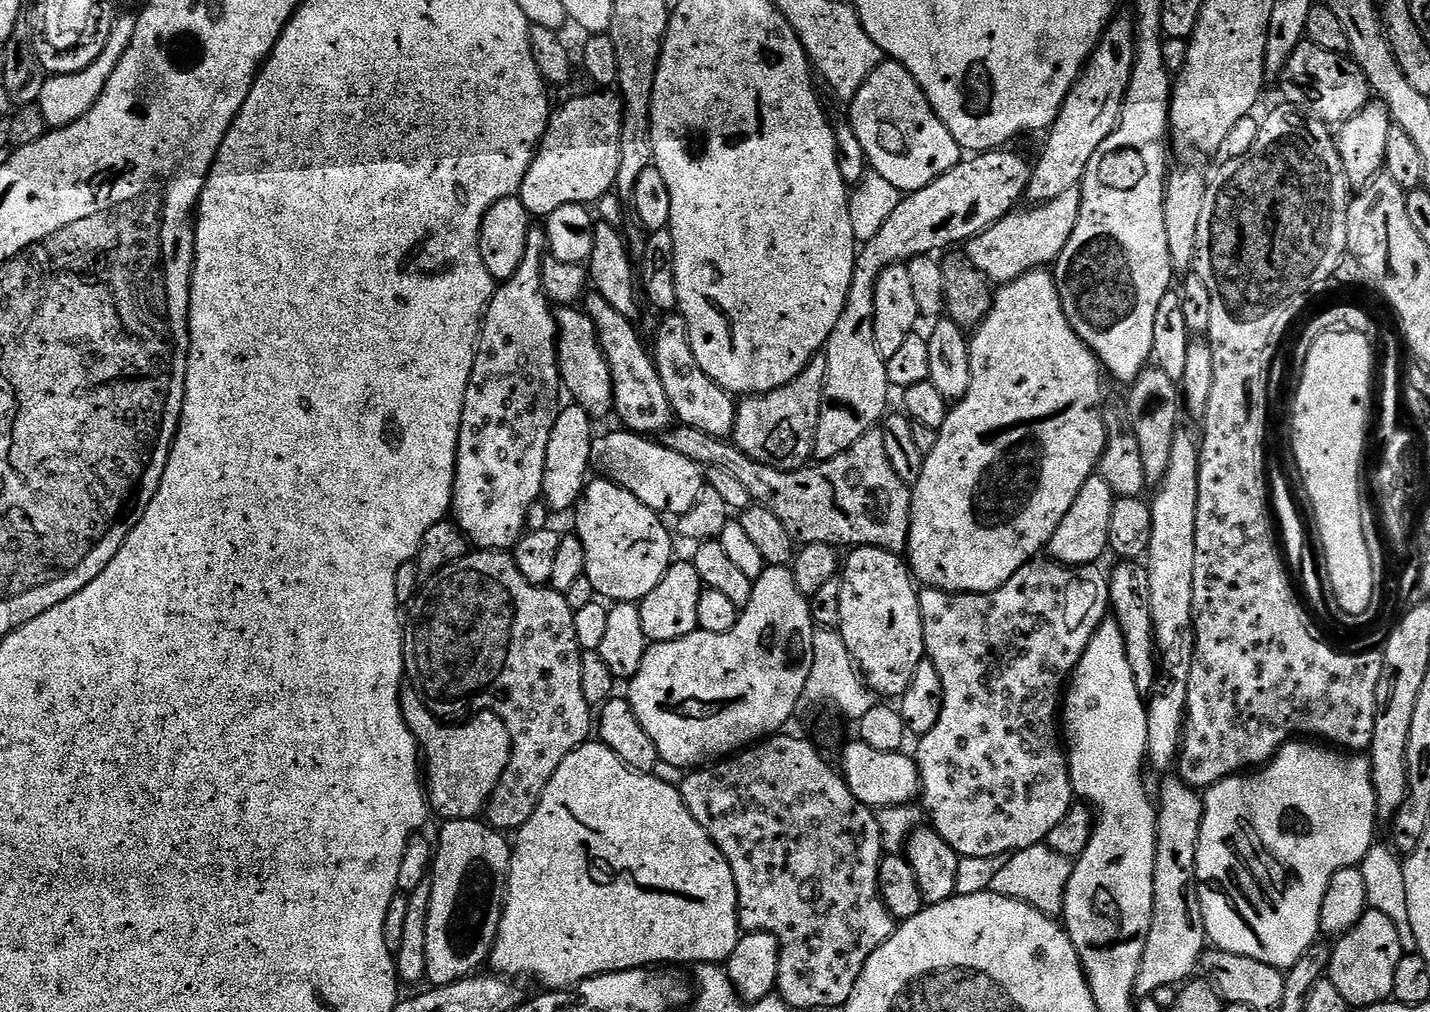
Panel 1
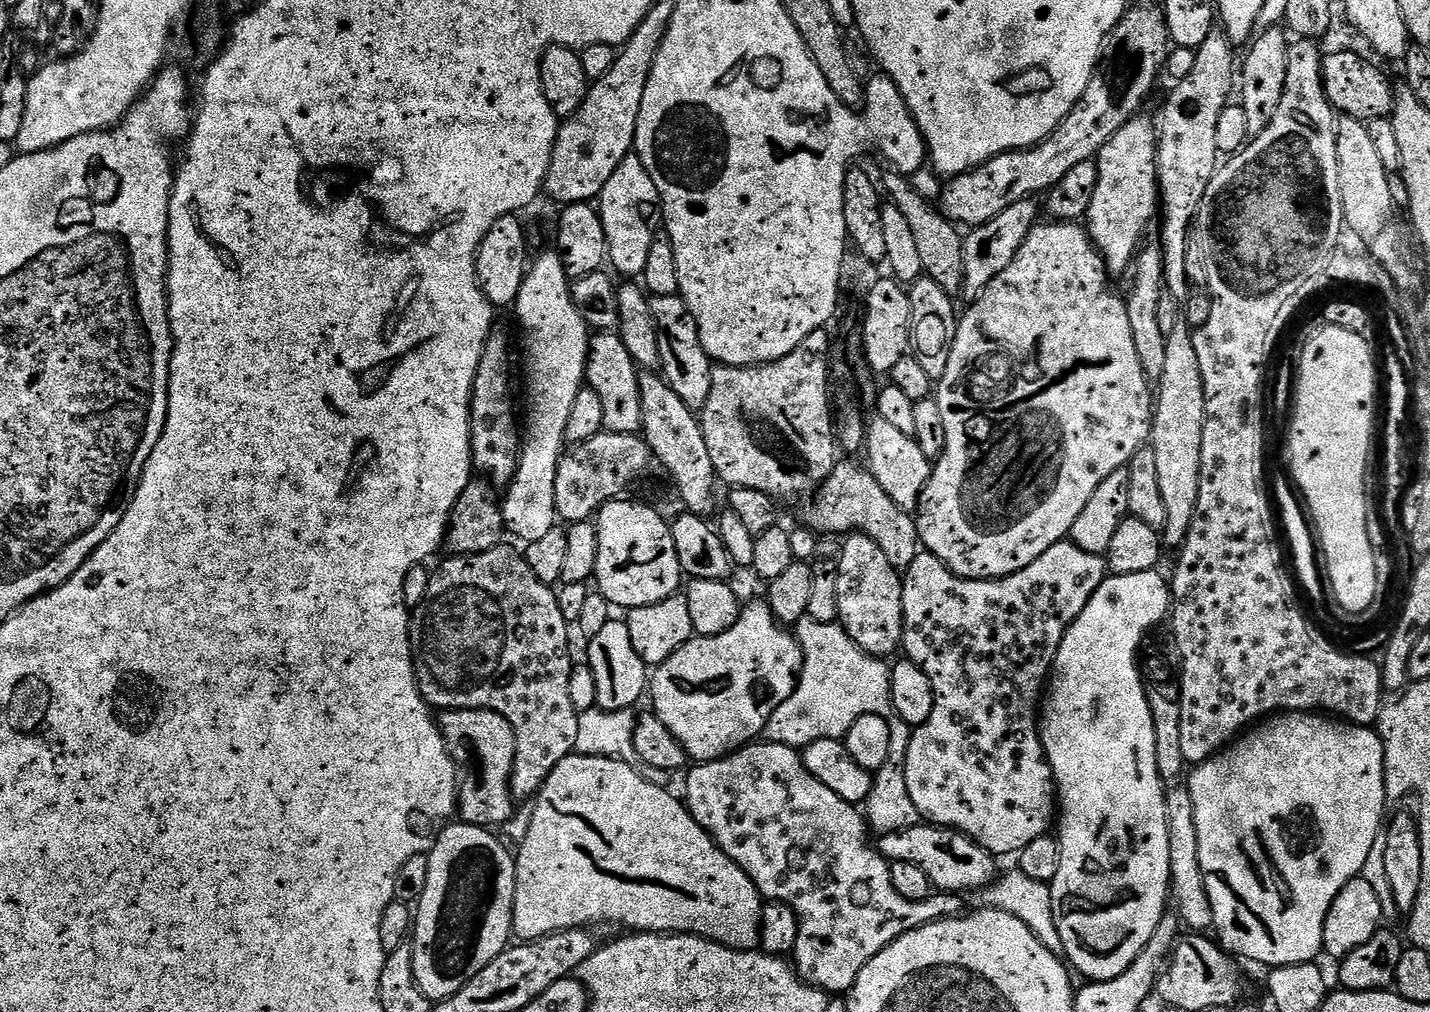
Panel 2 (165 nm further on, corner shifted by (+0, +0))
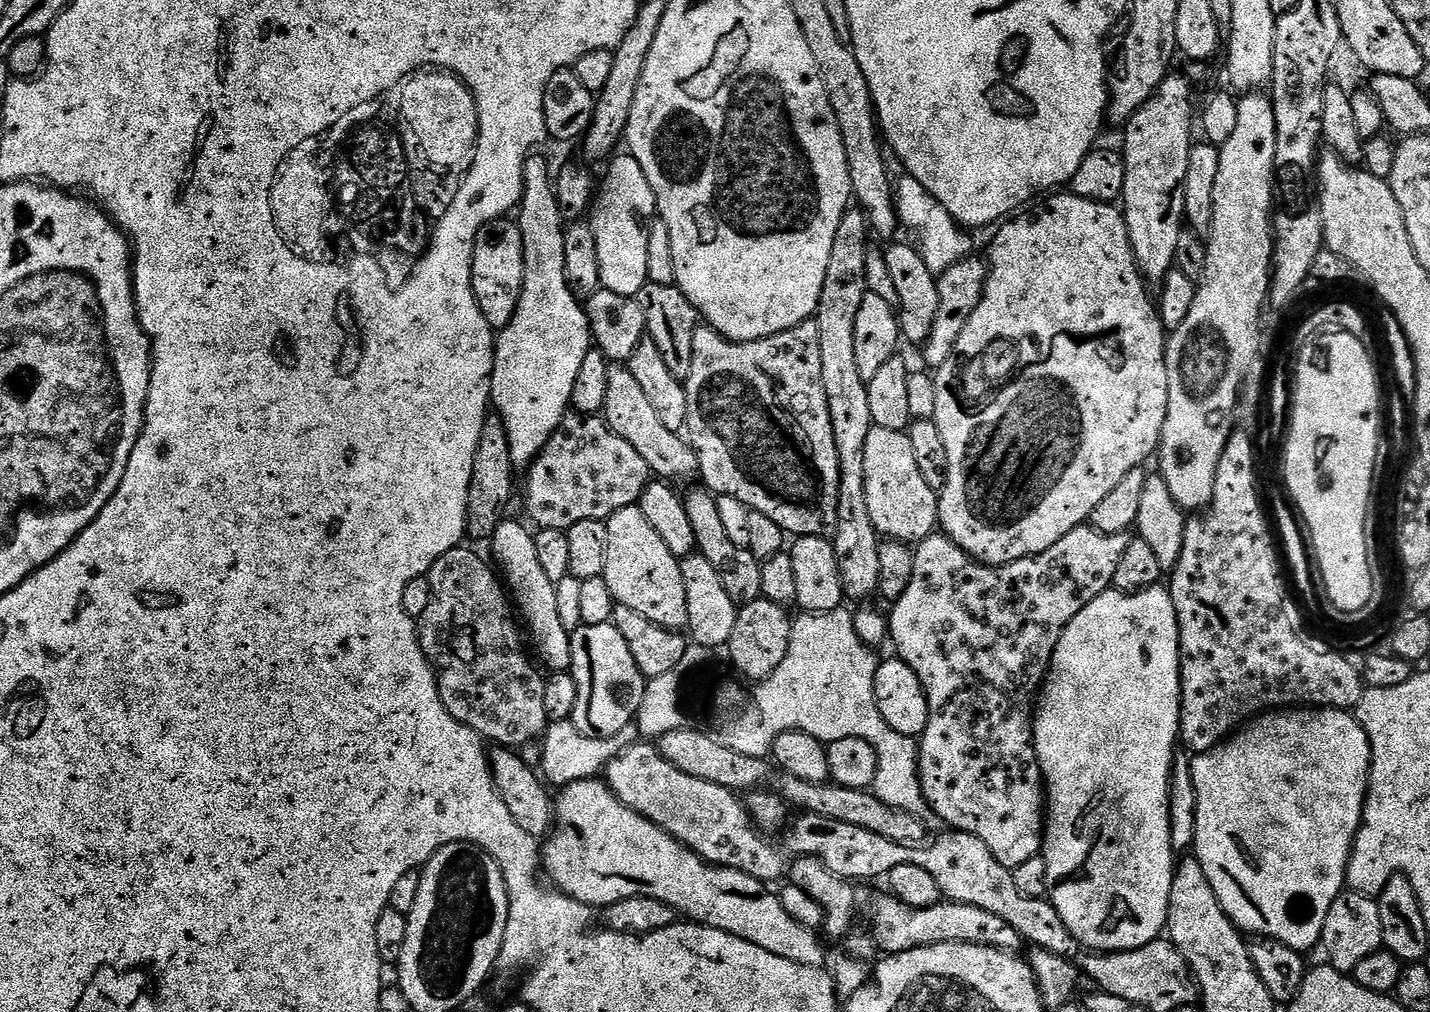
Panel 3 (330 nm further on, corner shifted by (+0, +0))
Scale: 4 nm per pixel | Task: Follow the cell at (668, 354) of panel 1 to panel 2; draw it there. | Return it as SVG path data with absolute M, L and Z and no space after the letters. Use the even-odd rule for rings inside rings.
M652 296L652 317L654 326L658 326L658 350L660 351L660 367L664 381L686 402L686 406L693 410L699 410L706 406L706 400L710 398L710 382L712 381L713 361L709 360L706 350L700 341L700 331L694 322L694 314L690 314L690 306L686 306L683 296Z

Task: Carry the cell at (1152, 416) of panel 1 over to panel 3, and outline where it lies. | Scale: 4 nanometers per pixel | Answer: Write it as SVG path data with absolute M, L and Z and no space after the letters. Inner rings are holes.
M1170 74L1158 86L1158 90L1123 125L1124 169L1126 170L1126 182L1124 183L1124 194L1122 197L1122 211L1124 221L1128 227L1128 237L1136 264L1144 275L1145 281L1163 281L1164 275L1173 271L1176 259L1174 250L1178 247L1178 234L1185 227L1184 214L1184 187L1186 186L1186 174L1189 169L1190 154L1194 145L1192 138L1192 124L1194 128L1194 112L1192 116L1192 92L1194 85L1189 82L1188 77L1183 74Z

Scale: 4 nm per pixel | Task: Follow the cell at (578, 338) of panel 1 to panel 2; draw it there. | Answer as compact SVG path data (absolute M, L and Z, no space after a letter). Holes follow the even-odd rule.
M615 331L596 332L588 342L588 365L584 368L587 387L598 394L602 402L602 418L607 431L636 434L641 431L642 398L640 397L640 378L635 362L630 358L630 350Z

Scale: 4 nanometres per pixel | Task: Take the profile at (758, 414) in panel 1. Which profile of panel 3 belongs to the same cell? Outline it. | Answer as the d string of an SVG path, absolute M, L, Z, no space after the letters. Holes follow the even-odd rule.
M815 319L803 320L801 324L790 330L754 342L727 340L721 332L715 332L713 328L697 327L694 332L694 362L690 366L690 374L684 389L688 395L686 436L700 463L698 476L699 479L704 479L701 480L703 487L716 496L738 498L738 502L742 502L752 511L766 514L766 518L778 522L778 526L782 526L782 530L789 537L835 537L838 526L840 463L838 462L838 446L834 440L834 426L830 424L830 406L826 402L826 386L822 384L822 346L818 346L818 326Z

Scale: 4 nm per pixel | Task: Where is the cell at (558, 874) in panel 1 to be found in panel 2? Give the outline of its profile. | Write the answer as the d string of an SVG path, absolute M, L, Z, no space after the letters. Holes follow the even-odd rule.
M573 754L562 758L562 762L558 762L558 766L554 766L554 770L546 778L546 782L540 787L538 795L535 797L534 803L531 805L532 817L526 820L528 829L526 834L519 841L520 853L515 853L514 859L516 862L516 889L514 890L514 914L512 915L512 931L515 939L520 942L527 942L529 940L540 940L543 936L552 936L556 932L565 932L571 928L587 928L591 929L592 924L621 924L624 928L632 928L633 933L636 934L679 934L681 936L701 936L707 940L712 940L715 944L721 944L727 948L733 948L739 952L755 952L760 948L760 915L764 912L765 901L762 899L760 892L754 886L754 882L751 880L743 870L732 861L732 859L726 855L723 850L716 844L716 841L712 839L711 834L695 818L688 813L688 805L679 795L671 796L673 793L667 788L659 788L654 786L654 782L646 782L643 771L631 768L624 760L616 760L615 755L610 756L581 756L579 754Z

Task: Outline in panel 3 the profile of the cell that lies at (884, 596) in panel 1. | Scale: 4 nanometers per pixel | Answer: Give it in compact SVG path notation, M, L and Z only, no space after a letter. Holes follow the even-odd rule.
M849 207L842 222L838 222L838 234L834 234L834 247L830 250L830 266L826 266L826 282L822 286L820 304L816 308L815 321L818 326L818 346L822 346L822 384L826 386L826 402L830 406L830 424L834 426L834 440L838 446L840 463L840 485L838 486L838 526L834 543L836 557L842 574L844 595L849 601L864 600L876 596L878 582L878 550L882 537L876 531L866 507L866 438L874 427L870 418L870 394L868 382L858 374L857 355L854 354L854 324L858 322L858 309L862 298L869 292L866 286L866 254L870 247L870 225L868 217L859 207Z

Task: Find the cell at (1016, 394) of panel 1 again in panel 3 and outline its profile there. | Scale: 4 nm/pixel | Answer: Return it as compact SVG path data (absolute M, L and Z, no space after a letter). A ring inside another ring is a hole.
M1052 194L1041 199L1035 206L1013 215L1007 222L999 225L999 228L1001 227L1000 233L993 238L992 249L989 250L988 256L986 255L986 263L990 271L988 281L984 287L984 296L978 302L978 310L974 310L974 314L970 314L970 322L966 322L966 330L962 330L962 338L958 338L958 342L954 346L954 354L950 354L950 358L946 358L944 365L935 369L934 372L936 382L934 390L938 393L934 405L934 419L938 426L938 434L942 434L942 442L946 445L946 454L948 455L946 482L944 483L944 489L938 494L938 524L943 535L951 538L962 551L973 556L981 564L1003 566L1013 564L1019 560L1025 560L1028 556L1037 556L1046 550L1050 550L1050 546L1054 546L1054 542L1066 538L1066 534L1070 534L1070 530L1081 527L1091 517L1094 506L1098 506L1098 502L1102 502L1102 498L1106 498L1106 494L1110 494L1110 490L1114 490L1114 486L1118 486L1118 482L1122 482L1122 478L1126 478L1126 474L1130 474L1130 470L1147 465L1147 460L1151 456L1153 459L1157 455L1160 447L1162 426L1166 422L1166 406L1168 405L1168 379L1166 378L1166 366L1164 365L1166 329L1160 321L1160 314L1157 305L1154 303L1153 293L1152 296L1148 293L1149 285L1146 283L1144 275L1140 272L1140 267L1137 266L1136 259L1132 253L1124 213L1116 204L1103 204L1086 198L1078 198L1071 194L1065 194L1065 196L1056 195L1060 194Z

